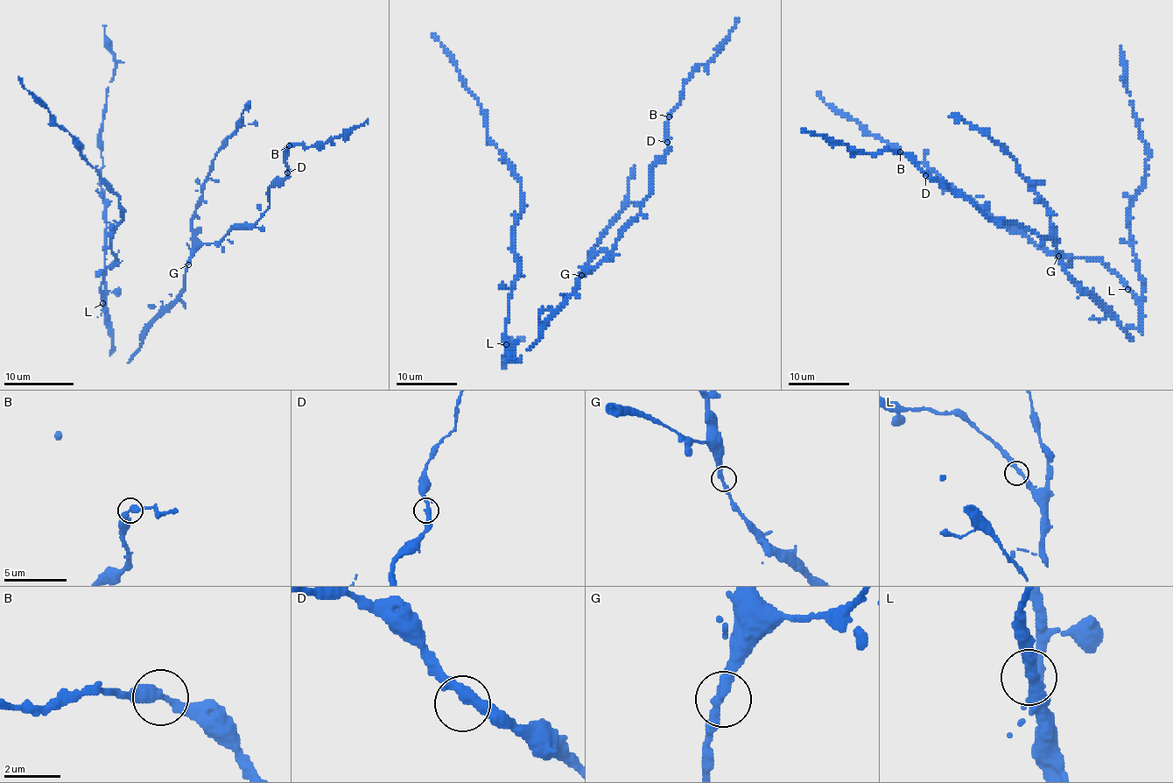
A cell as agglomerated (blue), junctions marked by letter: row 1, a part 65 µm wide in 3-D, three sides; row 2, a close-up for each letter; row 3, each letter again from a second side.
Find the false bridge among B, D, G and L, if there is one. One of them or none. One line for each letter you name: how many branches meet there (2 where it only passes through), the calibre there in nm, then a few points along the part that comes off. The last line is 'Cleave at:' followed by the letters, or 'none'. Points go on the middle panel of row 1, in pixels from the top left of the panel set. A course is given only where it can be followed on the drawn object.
Cleave at: none

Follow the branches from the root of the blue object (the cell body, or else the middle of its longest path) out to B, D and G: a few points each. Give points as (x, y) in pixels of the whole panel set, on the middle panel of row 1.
B: (530, 346), (571, 297), (579, 277), (610, 254), (640, 213), (652, 189), (650, 168), (667, 151), (669, 116)
D: (530, 346), (571, 297), (579, 277), (610, 254), (640, 213), (652, 189), (650, 168), (667, 151), (667, 142)
G: (530, 346), (548, 321), (571, 297), (581, 275)

